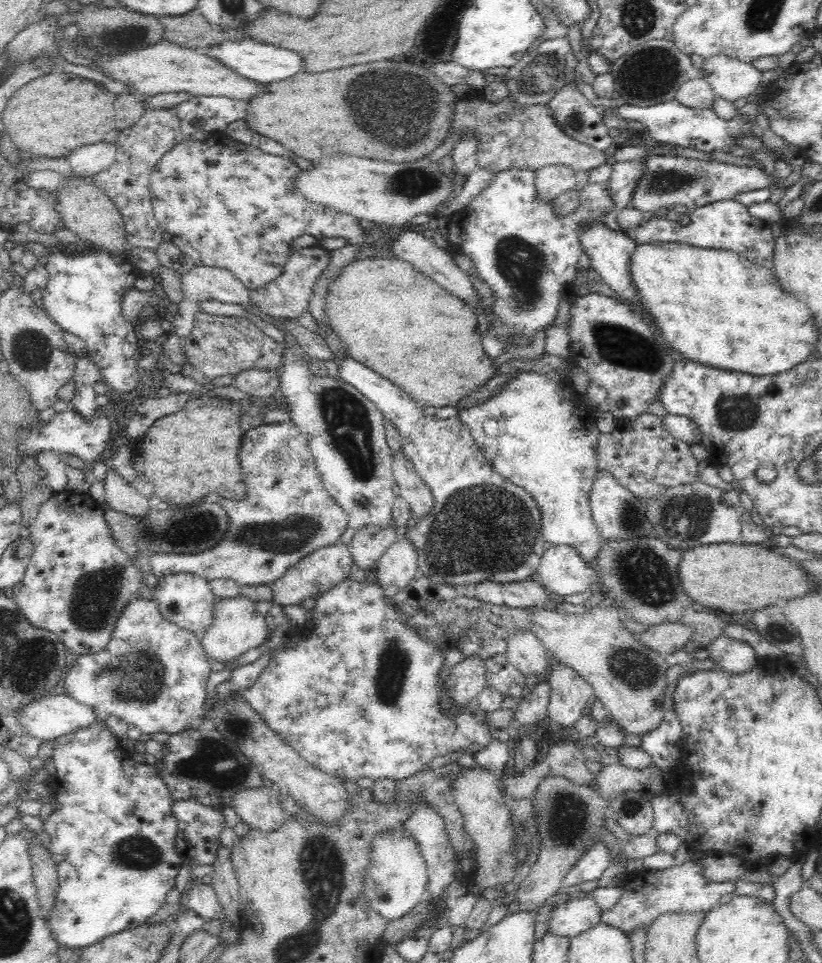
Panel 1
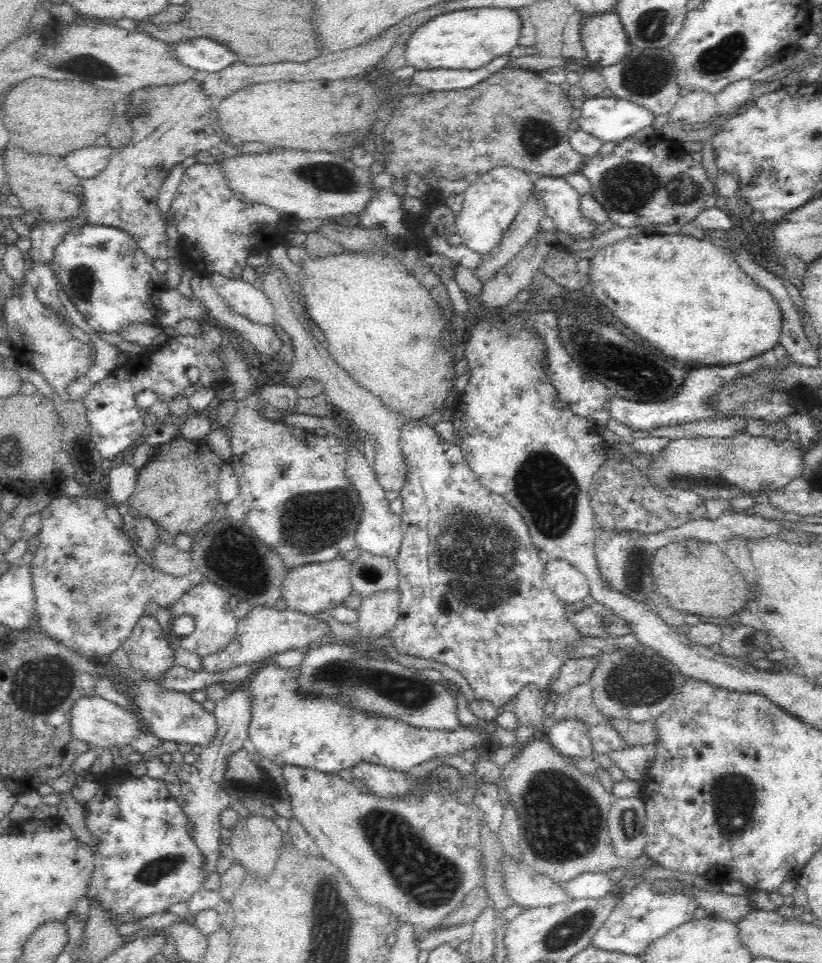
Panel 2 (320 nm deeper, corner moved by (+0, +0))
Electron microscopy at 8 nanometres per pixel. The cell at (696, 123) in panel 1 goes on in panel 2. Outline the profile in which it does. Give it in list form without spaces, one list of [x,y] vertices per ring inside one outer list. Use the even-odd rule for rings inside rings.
[[[612,94],[585,99],[577,123],[582,131],[609,143],[635,135],[652,120],[654,115],[646,107]]]

